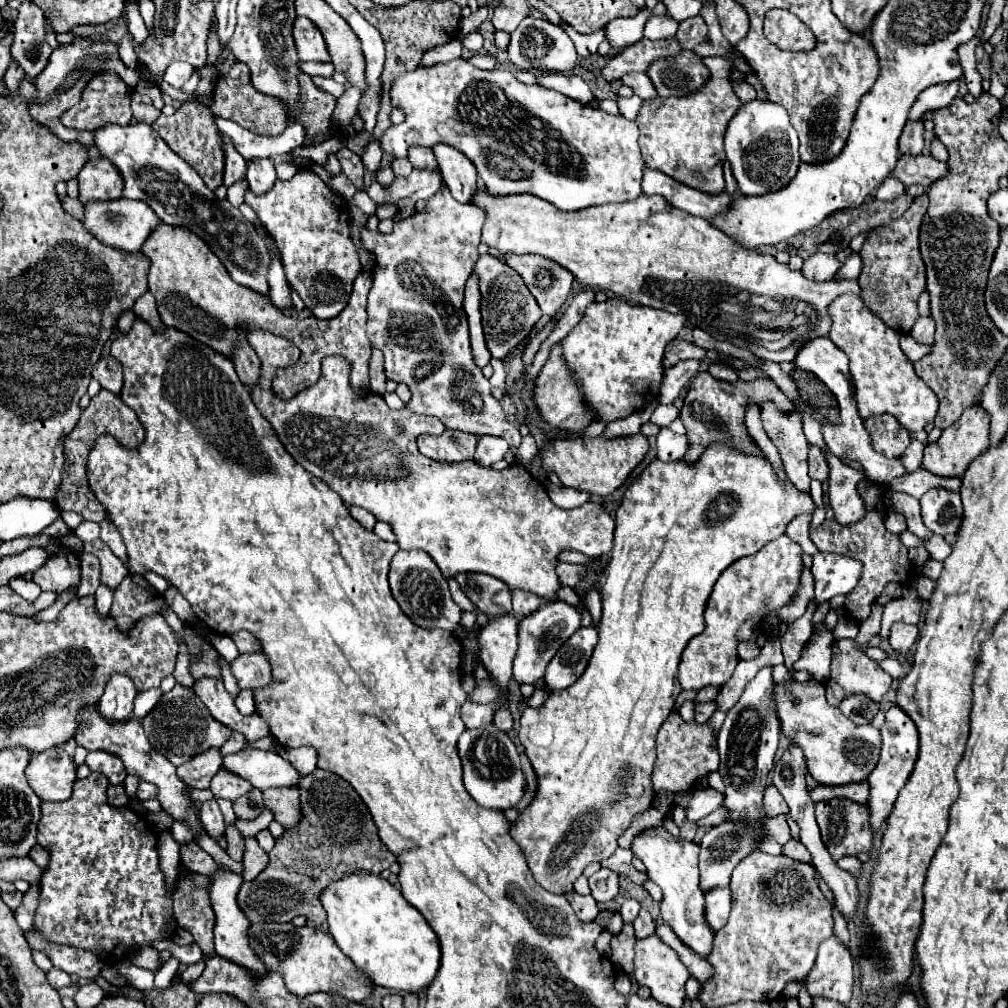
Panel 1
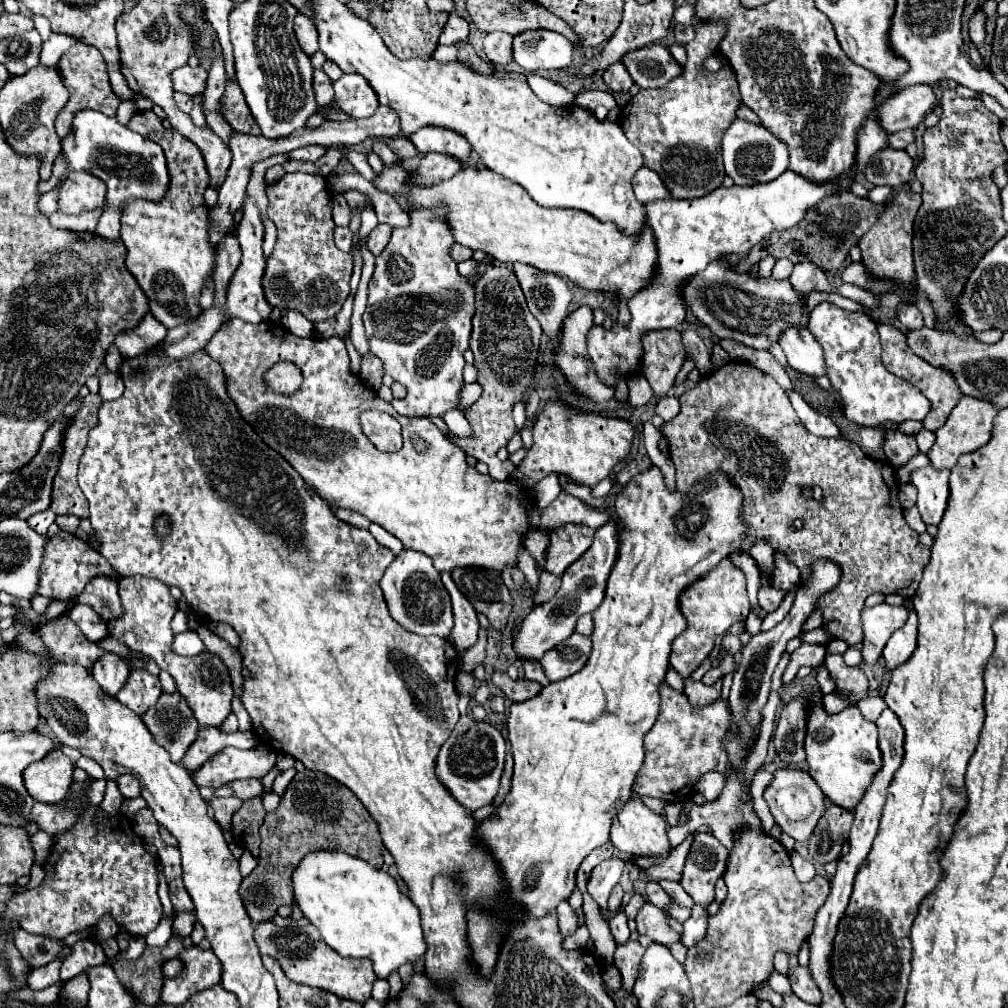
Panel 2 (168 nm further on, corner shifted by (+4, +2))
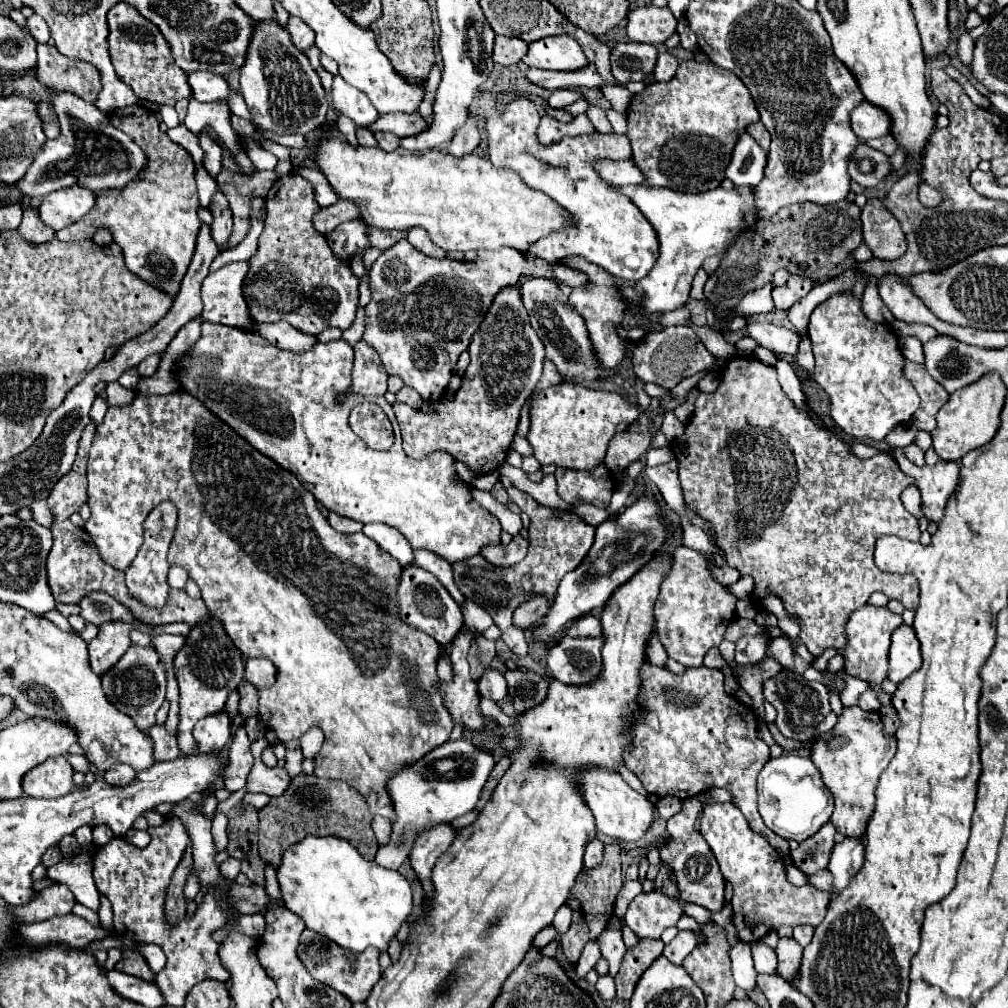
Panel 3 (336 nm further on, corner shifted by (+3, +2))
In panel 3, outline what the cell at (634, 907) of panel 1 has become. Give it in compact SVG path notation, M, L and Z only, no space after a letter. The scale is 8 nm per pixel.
M607 929L597 937L597 943L601 947L601 955L609 961L609 975L615 977L621 965L621 957L625 955L625 943L623 943L621 931Z

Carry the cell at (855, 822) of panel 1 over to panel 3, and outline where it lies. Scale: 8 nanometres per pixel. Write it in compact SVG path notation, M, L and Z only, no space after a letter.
M829 821L813 837L809 837L809 841L801 841L799 847L791 851L795 867L799 867L805 875L813 875L819 869L825 869L835 847L835 833L837 829Z

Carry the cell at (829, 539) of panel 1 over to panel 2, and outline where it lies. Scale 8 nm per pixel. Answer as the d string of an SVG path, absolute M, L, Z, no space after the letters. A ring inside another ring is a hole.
M730 361L726 363L724 367L720 367L718 371L714 371L712 375L704 377L694 389L686 391L682 397L680 397L680 413L664 425L662 429L662 435L668 437L668 443L670 443L670 449L668 449L668 455L670 459L674 461L676 465L676 483L678 483L678 491L680 493L688 493L696 483L704 481L710 473L716 473L716 471L724 471L724 473L730 473L730 479L734 485L740 487L742 491L742 497L744 497L744 523L748 525L748 533L744 537L744 545L740 547L740 551L746 551L750 553L750 549L758 543L758 541L768 541L770 547L774 551L784 551L784 555L800 569L800 583L804 585L804 581L808 581L808 573L810 573L810 565L812 561L818 561L818 559L830 559L834 563L840 565L840 571L842 571L842 577L840 577L840 583L828 591L824 597L820 597L820 601L816 603L816 609L822 611L822 629L832 637L832 639L842 639L844 643L848 643L850 647L860 647L862 643L862 625L860 625L860 611L864 607L864 601L868 595L872 593L896 593L904 599L910 599L916 589L918 589L918 583L922 579L922 569L924 565L930 561L930 549L920 545L918 541L918 533L914 529L908 527L908 523L904 521L904 515L902 515L902 505L898 501L898 487L896 485L896 471L892 465L888 465L886 461L874 461L870 457L866 457L862 453L862 449L856 445L856 443L850 443L846 441L844 437L830 437L830 439L824 439L824 437L816 437L812 435L802 423L800 419L796 417L784 389L764 371L752 367L752 365L746 365L746 363L738 363L738 361ZM814 487L820 487L822 489L822 497L820 501L816 501L814 497L806 497L804 495L804 489L810 489L814 491ZM800 519L802 521L802 529L796 529L794 527L794 521Z

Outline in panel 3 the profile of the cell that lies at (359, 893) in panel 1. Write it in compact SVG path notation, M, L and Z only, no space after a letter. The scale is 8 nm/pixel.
M305 837L305 841L289 847L281 867L277 869L277 879L283 891L285 907L289 911L299 915L309 929L323 933L329 941L353 953L363 953L367 947L387 951L391 939L395 939L403 923L411 919L413 901L409 881L399 871L365 861L357 849L341 837Z

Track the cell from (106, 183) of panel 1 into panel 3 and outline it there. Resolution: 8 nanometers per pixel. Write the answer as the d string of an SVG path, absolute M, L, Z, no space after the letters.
M71 185L67 189L49 193L39 205L39 215L53 231L57 231L87 215L95 207L95 201L95 191L81 185Z

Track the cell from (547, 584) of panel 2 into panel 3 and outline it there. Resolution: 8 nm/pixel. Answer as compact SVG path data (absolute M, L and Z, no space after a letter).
M529 595L513 613L513 623L521 629L527 629L531 625L535 625L537 621L541 621L541 617L547 613L549 609L549 599L545 595Z

